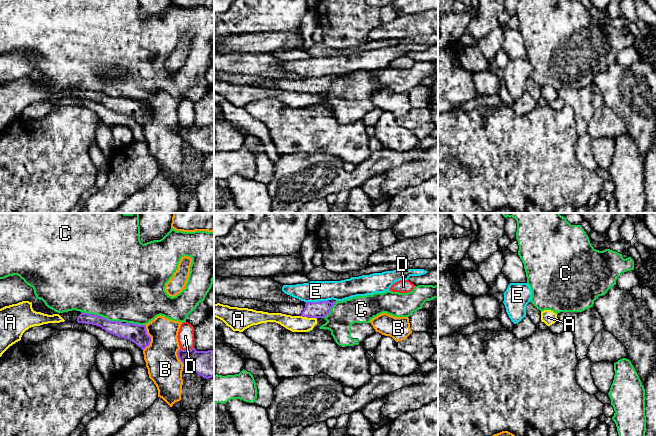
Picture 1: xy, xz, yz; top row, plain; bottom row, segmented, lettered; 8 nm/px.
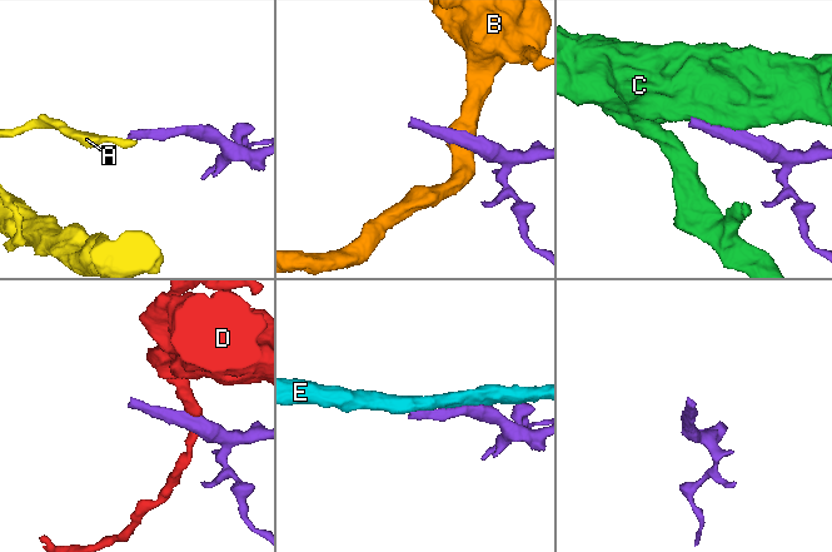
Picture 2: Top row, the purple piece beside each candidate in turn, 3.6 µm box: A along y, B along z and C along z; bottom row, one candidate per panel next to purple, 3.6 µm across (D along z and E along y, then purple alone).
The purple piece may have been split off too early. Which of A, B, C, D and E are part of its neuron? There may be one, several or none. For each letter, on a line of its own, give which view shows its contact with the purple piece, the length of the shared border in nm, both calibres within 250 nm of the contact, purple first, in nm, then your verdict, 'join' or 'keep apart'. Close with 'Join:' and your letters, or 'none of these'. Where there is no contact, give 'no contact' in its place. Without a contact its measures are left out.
A: contact in xz; length 60 nm; calibres 130 and 130 nm; keep apart
B: contact in xy; length 200 nm; calibres 150 and 260 nm; keep apart
C: contact in xy; length 340 nm; calibres 130 and 500 nm; keep apart
D: contact in xy; length 110 nm; calibres 220 and 130 nm; keep apart
E: contact in xz; length 190 nm; calibres 130 and 180 nm; keep apart
Join: none of these

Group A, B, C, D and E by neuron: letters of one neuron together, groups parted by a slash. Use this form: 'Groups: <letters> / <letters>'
Groups: A / B / C / D / E

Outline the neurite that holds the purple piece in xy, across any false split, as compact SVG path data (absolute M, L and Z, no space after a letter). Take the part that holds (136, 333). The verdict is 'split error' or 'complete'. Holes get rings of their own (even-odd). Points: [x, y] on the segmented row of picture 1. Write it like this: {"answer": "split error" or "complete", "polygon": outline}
{"answer": "split error", "polygon": "M35 299L32 302L32 308L36 312L41 312L48 315L59 314L65 321L68 322L78 322L99 326L110 334L134 342L142 350L149 346L151 342L151 337L147 334L145 325L109 321L102 316L88 314L76 310L57 313L48 308L45 303L39 299Z"}

